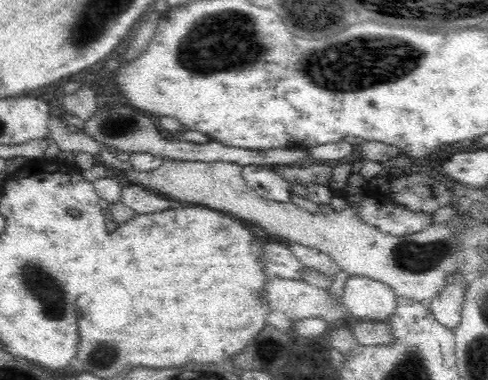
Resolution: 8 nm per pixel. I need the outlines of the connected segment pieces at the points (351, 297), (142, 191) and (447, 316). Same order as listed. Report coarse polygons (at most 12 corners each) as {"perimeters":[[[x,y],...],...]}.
{"perimeters":[[[363,276],[346,280],[341,300],[359,320],[387,321],[392,287]],[[142,185],[123,187],[121,203],[142,214],[178,209],[174,201]],[[450,276],[430,302],[444,328],[460,324],[468,280]]]}

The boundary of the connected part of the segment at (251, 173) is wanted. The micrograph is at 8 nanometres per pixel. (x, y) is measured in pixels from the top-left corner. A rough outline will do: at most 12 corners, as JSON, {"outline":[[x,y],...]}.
{"outline":[[266,165],[242,168],[262,198],[288,202],[289,183]]}

